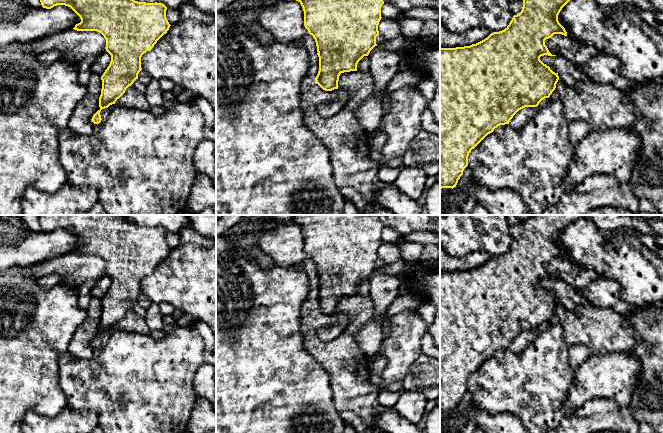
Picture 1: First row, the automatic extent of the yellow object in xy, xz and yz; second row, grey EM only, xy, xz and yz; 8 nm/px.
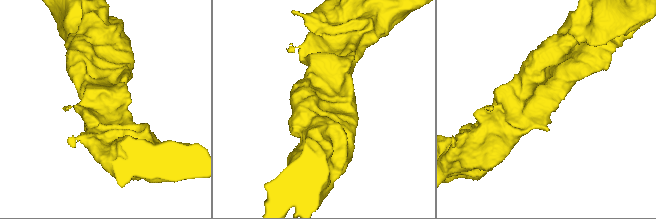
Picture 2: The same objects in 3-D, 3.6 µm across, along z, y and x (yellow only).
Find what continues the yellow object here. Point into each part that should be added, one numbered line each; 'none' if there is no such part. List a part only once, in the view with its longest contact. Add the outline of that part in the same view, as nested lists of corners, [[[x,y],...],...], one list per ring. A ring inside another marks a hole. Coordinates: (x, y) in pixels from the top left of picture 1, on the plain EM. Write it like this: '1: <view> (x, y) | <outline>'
none

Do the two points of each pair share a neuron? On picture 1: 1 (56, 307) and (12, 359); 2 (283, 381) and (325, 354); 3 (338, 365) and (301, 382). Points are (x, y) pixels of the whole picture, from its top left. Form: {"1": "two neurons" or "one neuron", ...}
{"1": "one neuron", "2": "two neurons", "3": "two neurons"}

